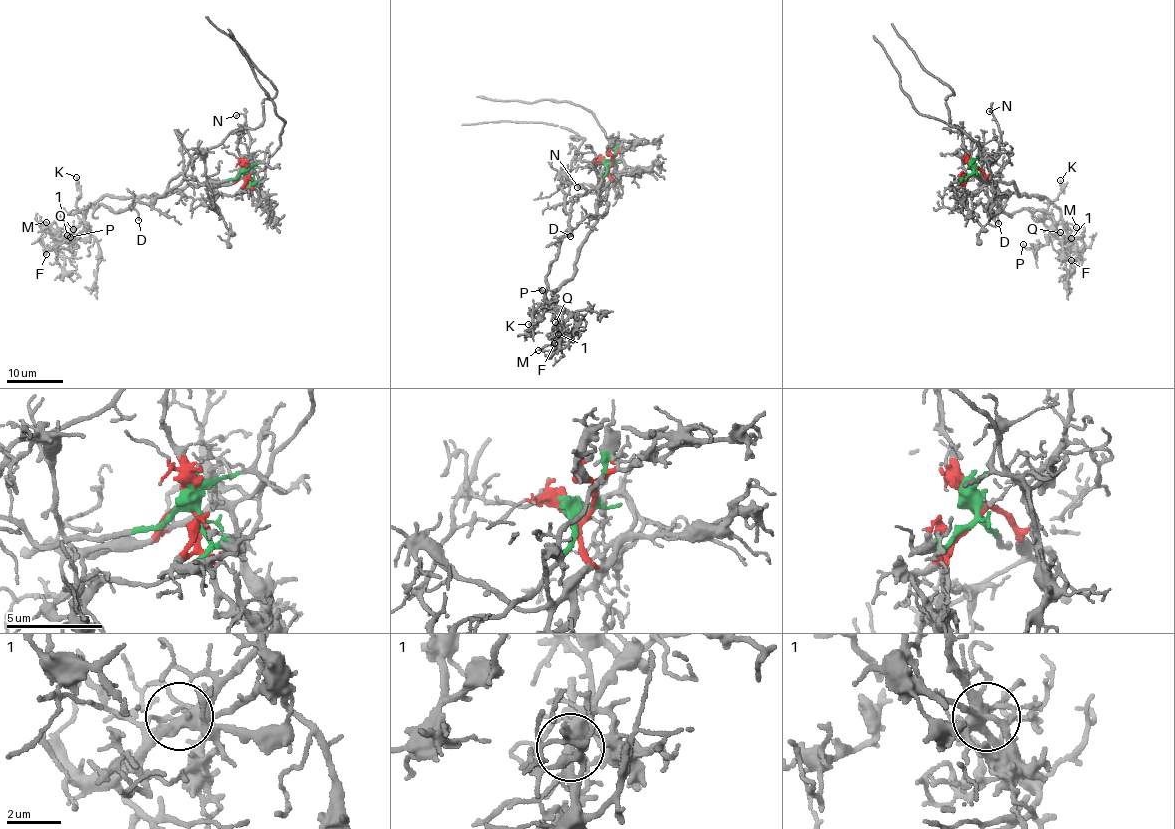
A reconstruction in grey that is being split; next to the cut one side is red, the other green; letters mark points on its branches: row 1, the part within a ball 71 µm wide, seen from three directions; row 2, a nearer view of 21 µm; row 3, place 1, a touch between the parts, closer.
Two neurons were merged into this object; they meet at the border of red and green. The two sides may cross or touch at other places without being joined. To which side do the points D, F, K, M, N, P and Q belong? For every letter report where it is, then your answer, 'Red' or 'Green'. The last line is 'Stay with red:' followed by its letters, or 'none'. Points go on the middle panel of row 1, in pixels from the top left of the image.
D: Place: (570, 236). Green
F: Place: (554, 343). Red
K: Place: (528, 324). Green
M: Place: (538, 350). Red
N: Place: (577, 187). Red
P: Place: (542, 290). Green
Q: Place: (555, 322). Red
Stay with red: F, M, N, Q

